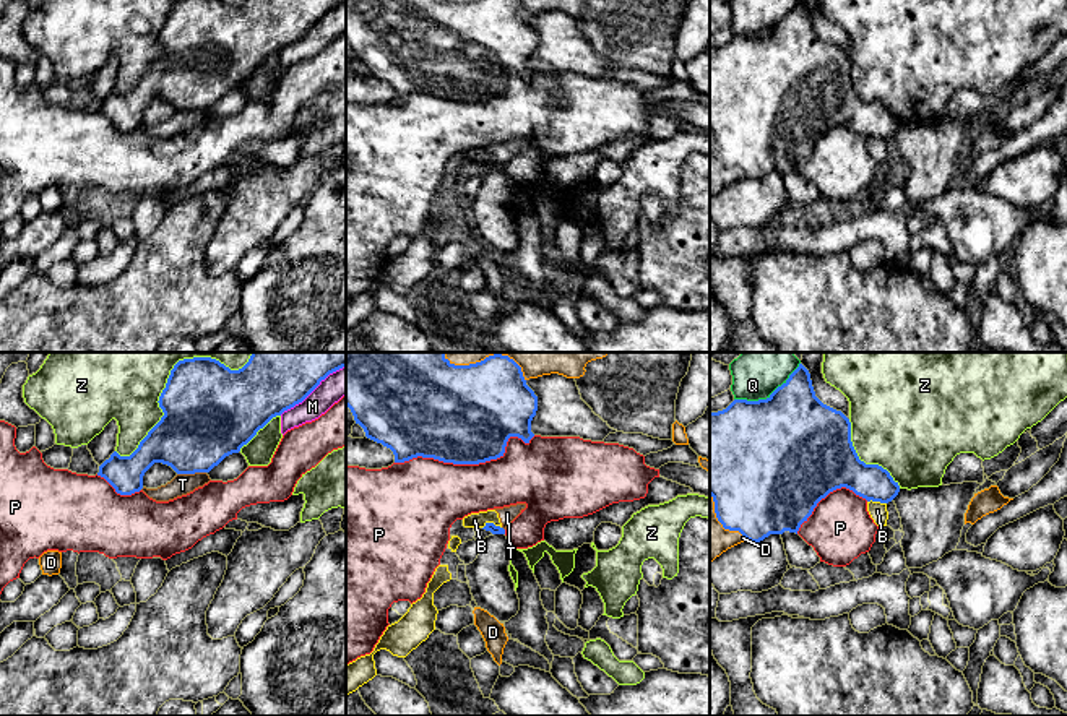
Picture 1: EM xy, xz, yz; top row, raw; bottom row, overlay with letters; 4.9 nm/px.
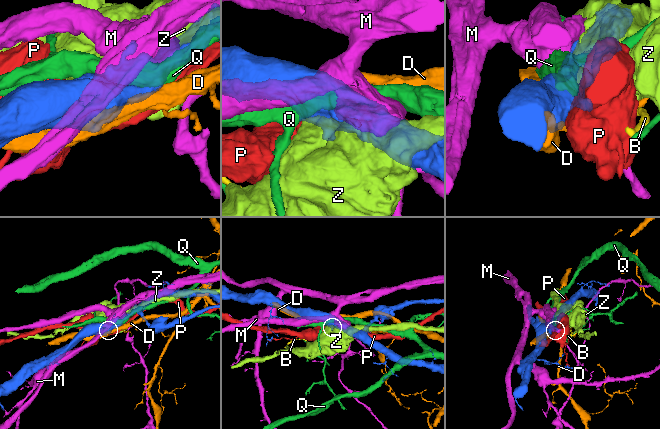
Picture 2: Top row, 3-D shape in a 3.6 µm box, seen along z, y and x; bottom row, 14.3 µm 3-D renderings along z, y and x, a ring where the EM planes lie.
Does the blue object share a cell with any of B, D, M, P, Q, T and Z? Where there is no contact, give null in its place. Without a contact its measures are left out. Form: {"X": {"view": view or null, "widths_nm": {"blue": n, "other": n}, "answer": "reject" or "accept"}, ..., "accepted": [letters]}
{"B": {"view": "xz", "widths_nm": {"blue": 50, "other": 80}, "answer": "reject"}, "D": {"view": "xz", "widths_nm": {"blue": 420, "other": 220}, "answer": "reject"}, "M": {"view": "xy", "widths_nm": {"blue": 400, "other": 130}, "answer": "reject"}, "P": {"view": "xz", "widths_nm": {"blue": 500, "other": 360}, "answer": "reject"}, "Q": {"view": "yz", "widths_nm": {"blue": 480, "other": 260}, "answer": "reject"}, "T": {"view": "xy", "widths_nm": {"blue": 400, "other": 110}, "answer": "reject"}, "Z": {"view": "xy", "widths_nm": {"blue": 440, "other": 480}, "answer": "reject"}, "accepted": []}

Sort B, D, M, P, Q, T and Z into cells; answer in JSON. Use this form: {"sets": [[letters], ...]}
{"sets": [["B", "T"], ["D"], ["M"], ["P"], ["Q"], ["Z"]]}

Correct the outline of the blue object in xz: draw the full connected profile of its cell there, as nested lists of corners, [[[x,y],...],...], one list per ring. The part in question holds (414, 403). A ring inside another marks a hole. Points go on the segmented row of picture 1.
[[[346,352],[346,406],[367,438],[393,451],[395,463],[422,456],[453,464],[479,464],[503,456],[510,437],[529,443],[534,437],[531,421],[538,411],[538,396],[526,385],[521,367],[502,354],[455,365],[445,352]]]

